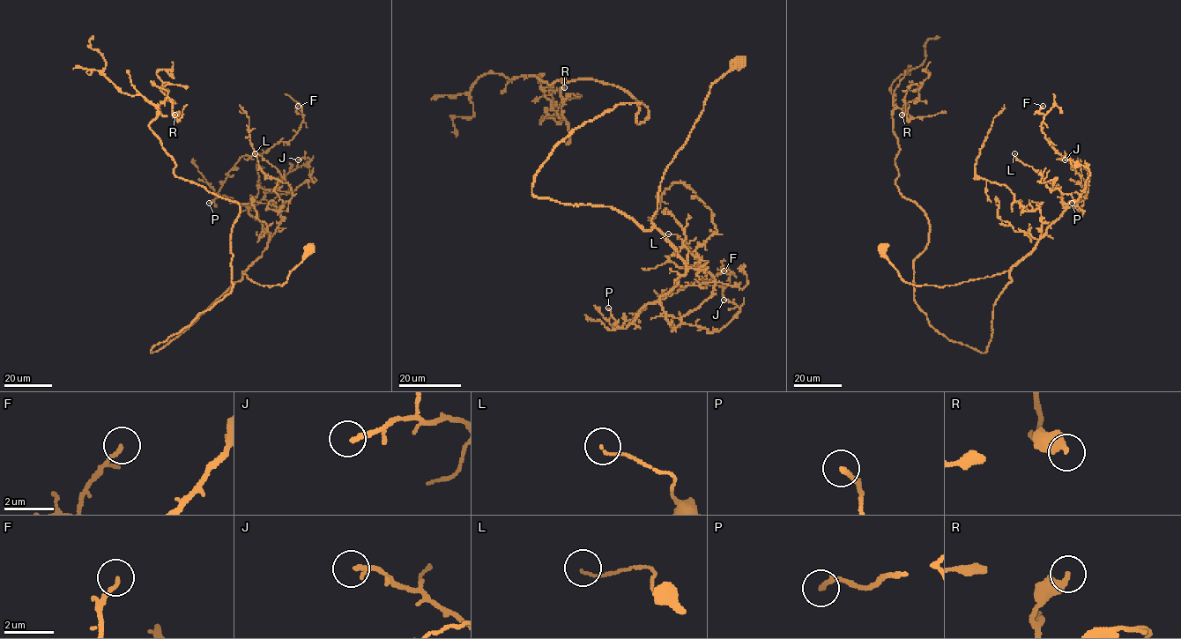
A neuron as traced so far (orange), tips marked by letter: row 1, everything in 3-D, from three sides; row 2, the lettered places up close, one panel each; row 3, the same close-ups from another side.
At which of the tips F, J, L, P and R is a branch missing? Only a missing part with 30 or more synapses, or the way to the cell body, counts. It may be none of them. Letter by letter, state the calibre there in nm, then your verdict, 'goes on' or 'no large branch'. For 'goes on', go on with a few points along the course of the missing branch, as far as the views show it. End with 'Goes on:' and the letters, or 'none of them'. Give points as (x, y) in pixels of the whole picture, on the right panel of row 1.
F: 140 nm thick; no large branch
J: 180 nm thick; no large branch
L: 100 nm thick; no large branch
P: 180 nm thick; no large branch
R: 380 nm thick; no large branch
Goes on: none of them

